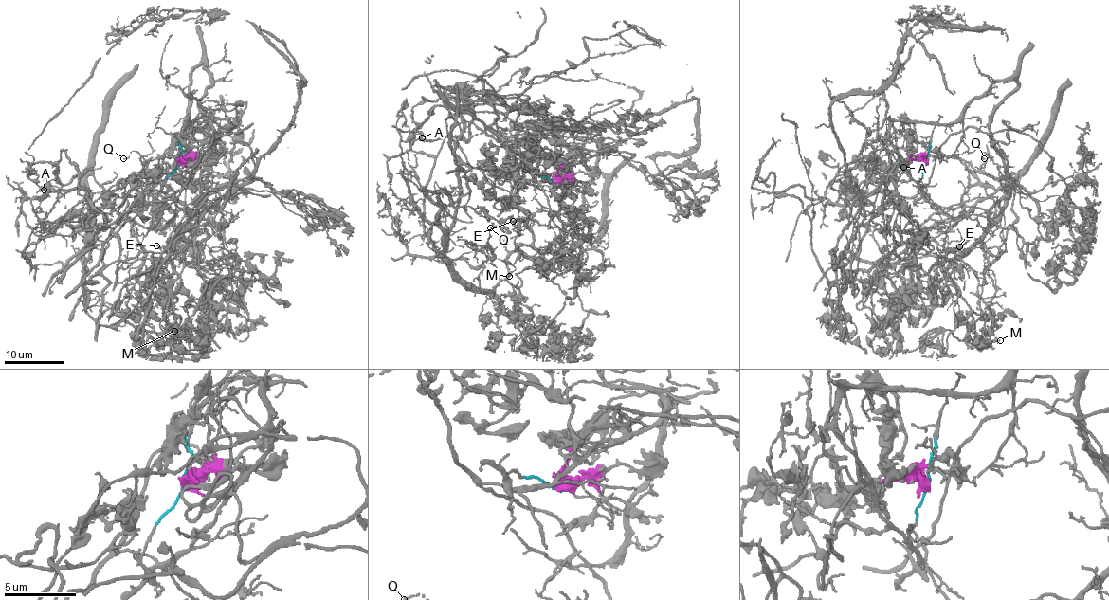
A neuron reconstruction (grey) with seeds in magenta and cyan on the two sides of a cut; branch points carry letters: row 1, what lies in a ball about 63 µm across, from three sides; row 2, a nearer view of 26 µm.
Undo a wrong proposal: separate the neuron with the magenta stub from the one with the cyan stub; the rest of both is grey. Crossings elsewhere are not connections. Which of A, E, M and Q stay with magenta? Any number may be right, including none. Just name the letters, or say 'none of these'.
A

